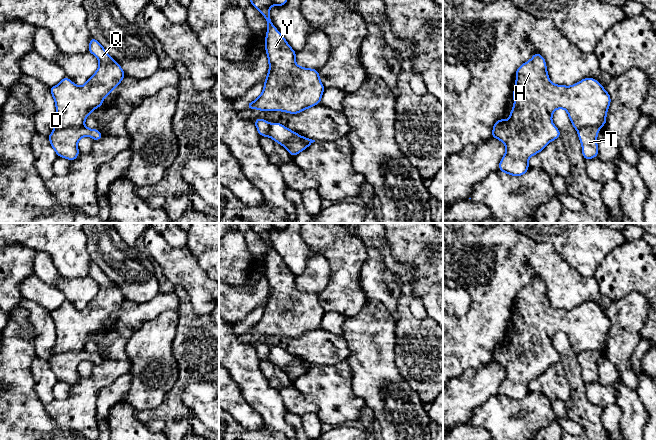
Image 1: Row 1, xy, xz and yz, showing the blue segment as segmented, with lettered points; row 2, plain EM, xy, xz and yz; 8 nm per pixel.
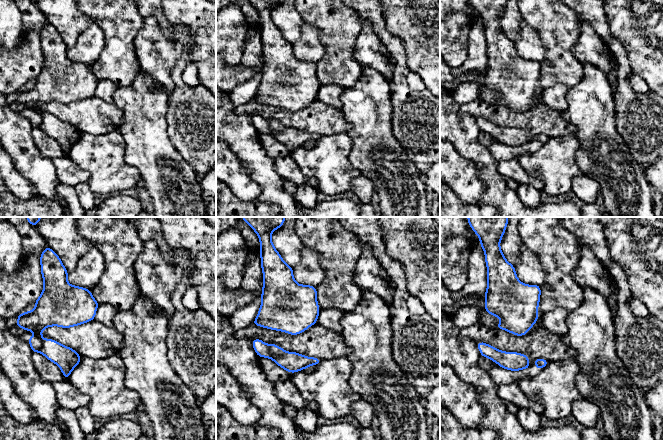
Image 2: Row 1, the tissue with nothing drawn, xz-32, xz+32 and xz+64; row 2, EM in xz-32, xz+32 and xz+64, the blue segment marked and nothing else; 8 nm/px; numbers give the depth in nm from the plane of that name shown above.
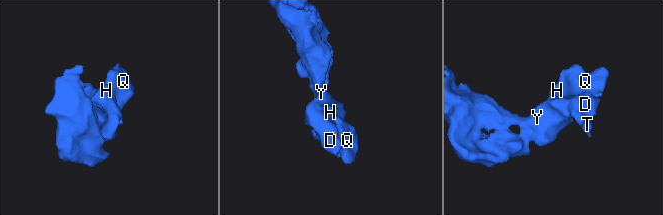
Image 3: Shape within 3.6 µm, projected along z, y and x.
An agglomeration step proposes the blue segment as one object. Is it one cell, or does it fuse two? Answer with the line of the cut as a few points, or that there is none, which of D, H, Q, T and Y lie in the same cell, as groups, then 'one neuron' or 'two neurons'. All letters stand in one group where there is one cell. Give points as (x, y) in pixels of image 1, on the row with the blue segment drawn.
cut xy (83, 124), (54, 131); groups D H Q Y / T; two neurons

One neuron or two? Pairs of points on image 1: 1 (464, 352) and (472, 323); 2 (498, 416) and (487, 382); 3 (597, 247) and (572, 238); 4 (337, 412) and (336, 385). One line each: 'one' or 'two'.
1: one
2: two
3: one
4: one

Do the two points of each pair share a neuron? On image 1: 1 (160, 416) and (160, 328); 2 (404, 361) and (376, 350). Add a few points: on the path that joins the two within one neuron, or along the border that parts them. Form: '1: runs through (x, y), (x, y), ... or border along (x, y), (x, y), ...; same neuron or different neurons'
1: border along (174, 384), (157, 406), (138, 411); different neurons
2: border along (395, 334), (394, 362), (397, 370), (405, 379); different neurons

